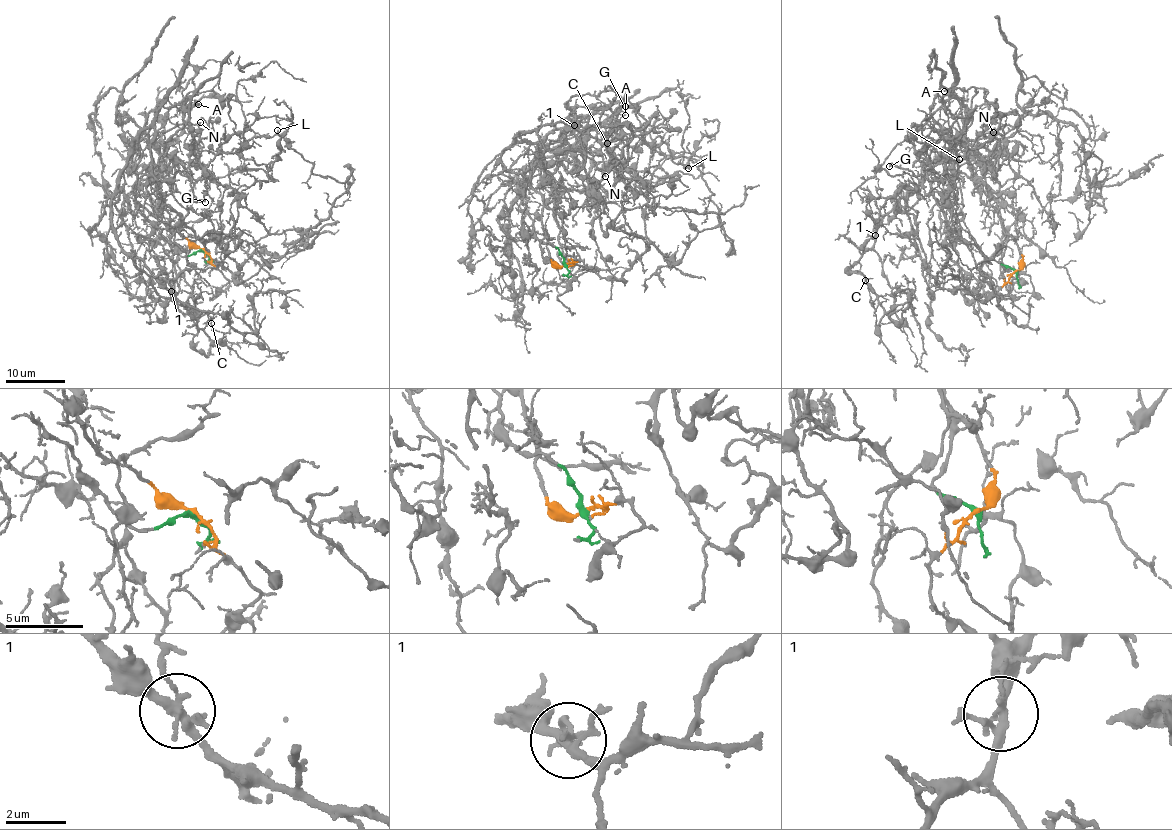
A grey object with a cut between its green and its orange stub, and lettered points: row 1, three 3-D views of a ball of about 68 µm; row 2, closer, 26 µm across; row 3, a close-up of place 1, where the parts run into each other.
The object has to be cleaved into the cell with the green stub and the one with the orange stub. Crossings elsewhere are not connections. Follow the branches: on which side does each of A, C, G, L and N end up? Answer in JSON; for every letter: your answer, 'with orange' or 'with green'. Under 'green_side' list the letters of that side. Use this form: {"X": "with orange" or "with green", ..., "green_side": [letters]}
{"A": "with green", "C": "with orange", "G": "with green", "L": "with green", "N": "with green", "green_side": ["A", "G", "L", "N"]}

